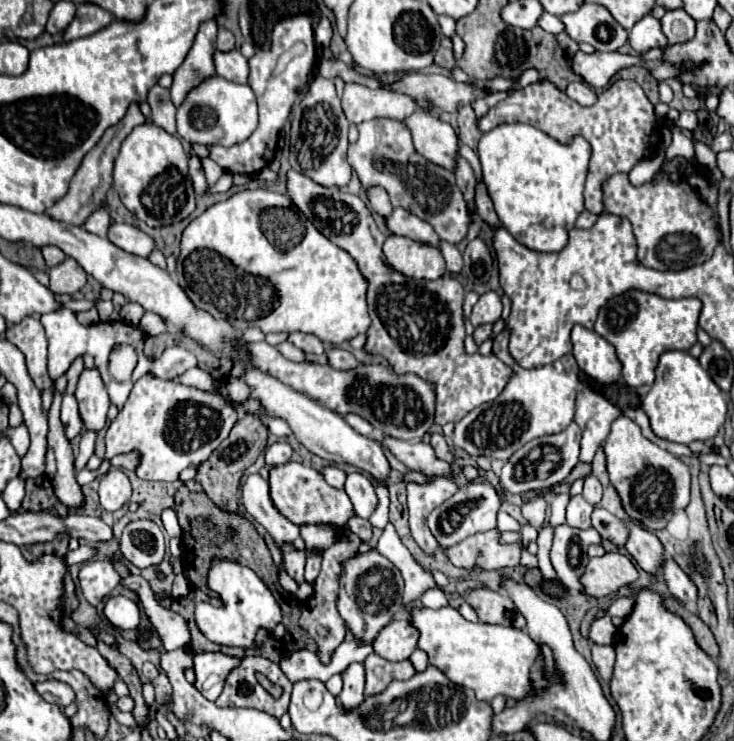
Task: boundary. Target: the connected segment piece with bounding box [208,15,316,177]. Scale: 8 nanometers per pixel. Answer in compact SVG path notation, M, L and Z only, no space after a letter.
M294 15L286 17L280 23L276 23L272 31L272 45L270 51L258 49L250 59L250 75L248 75L248 85L256 93L258 99L258 109L260 109L260 123L256 131L242 143L232 145L232 147L222 147L222 145L210 145L210 159L214 159L226 173L230 175L256 175L264 167L270 165L274 159L276 143L278 143L278 133L288 121L290 109L296 101L298 89L308 81L308 75L316 63L316 43L314 29L312 29L312 19L308 15Z

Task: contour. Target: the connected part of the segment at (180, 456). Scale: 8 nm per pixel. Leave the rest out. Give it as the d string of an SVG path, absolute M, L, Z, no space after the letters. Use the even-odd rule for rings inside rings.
M146 373L134 383L128 401L106 431L106 459L136 451L140 455L140 463L136 465L136 475L140 479L176 481L186 467L204 463L228 437L236 421L236 409L224 403L222 397L188 389L178 379L164 381ZM174 409L176 417L172 417Z

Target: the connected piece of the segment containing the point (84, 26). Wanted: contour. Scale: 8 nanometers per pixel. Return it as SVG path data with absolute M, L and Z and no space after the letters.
M80 3L72 25L68 25L68 29L64 31L64 39L72 41L76 37L92 35L92 33L108 27L112 21L114 21L114 17L106 9L102 9L94 3Z

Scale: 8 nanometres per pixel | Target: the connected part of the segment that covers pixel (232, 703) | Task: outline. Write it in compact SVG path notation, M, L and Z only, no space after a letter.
M242 659L238 667L230 671L226 677L224 691L216 699L216 705L220 707L252 707L266 713L272 713L274 717L282 717L288 711L292 683L280 675L280 685L284 689L280 699L274 699L254 677L258 671L254 659Z

